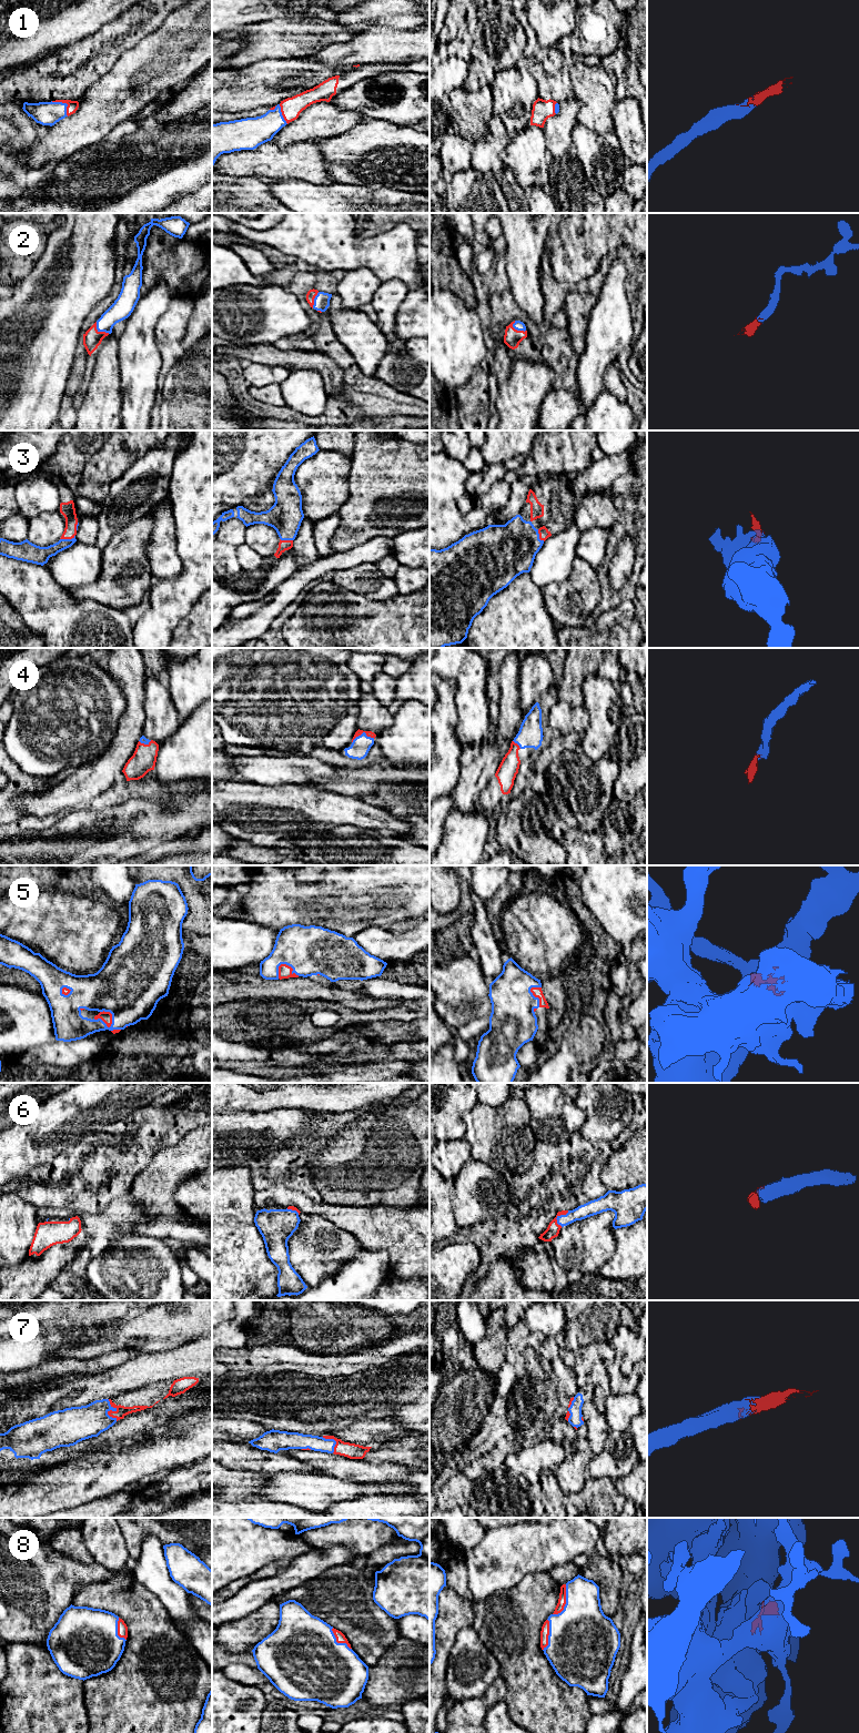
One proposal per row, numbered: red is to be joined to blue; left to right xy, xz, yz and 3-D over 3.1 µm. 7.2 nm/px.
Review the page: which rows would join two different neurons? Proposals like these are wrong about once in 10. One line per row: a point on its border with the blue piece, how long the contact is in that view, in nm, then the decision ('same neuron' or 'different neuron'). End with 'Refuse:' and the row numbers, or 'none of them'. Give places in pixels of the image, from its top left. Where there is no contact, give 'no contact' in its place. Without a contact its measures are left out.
1: xy (64, 103) | 170 nm | same neuron
2: xy (100, 331) | 130 nm | same neuron
3: xy (67, 539) | 120 nm | same neuron
4: xz (363, 732) | 170 nm | same neuron
5: xy (105, 1025) | 150 nm | same neuron
6: yz (558, 1216) | 130 nm | same neuron
7: xy (111, 1409) | 170 nm | same neuron
8: yz (566, 1602) | 240 nm | same neuron
Refuse: none of them

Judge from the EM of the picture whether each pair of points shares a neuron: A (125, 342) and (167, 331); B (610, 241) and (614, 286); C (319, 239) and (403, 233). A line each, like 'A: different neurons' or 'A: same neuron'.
A: different neurons
B: different neurons
C: same neuron

